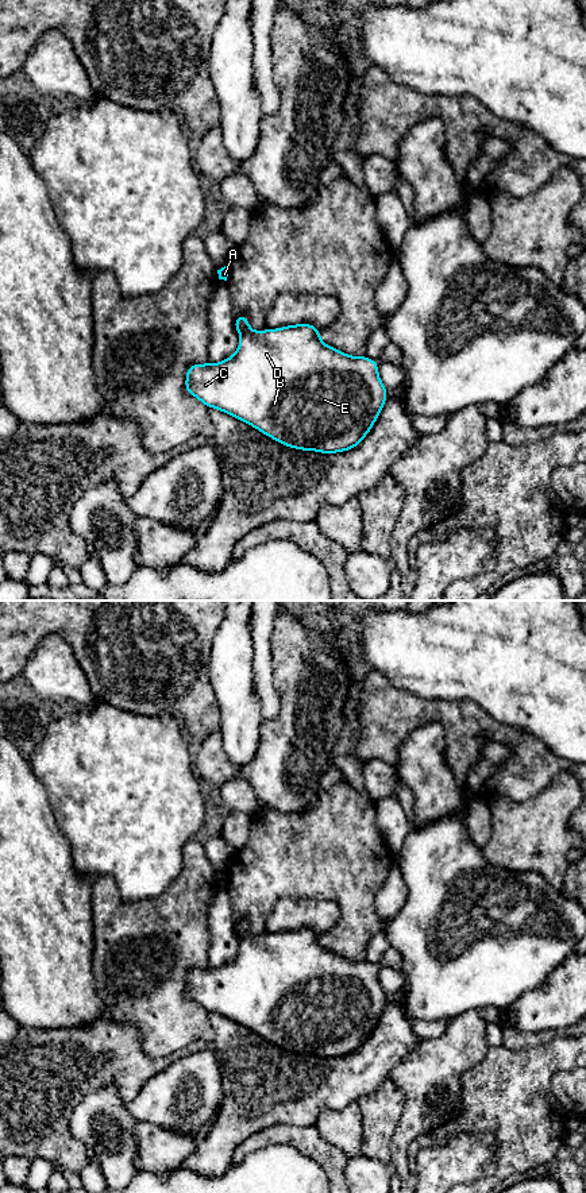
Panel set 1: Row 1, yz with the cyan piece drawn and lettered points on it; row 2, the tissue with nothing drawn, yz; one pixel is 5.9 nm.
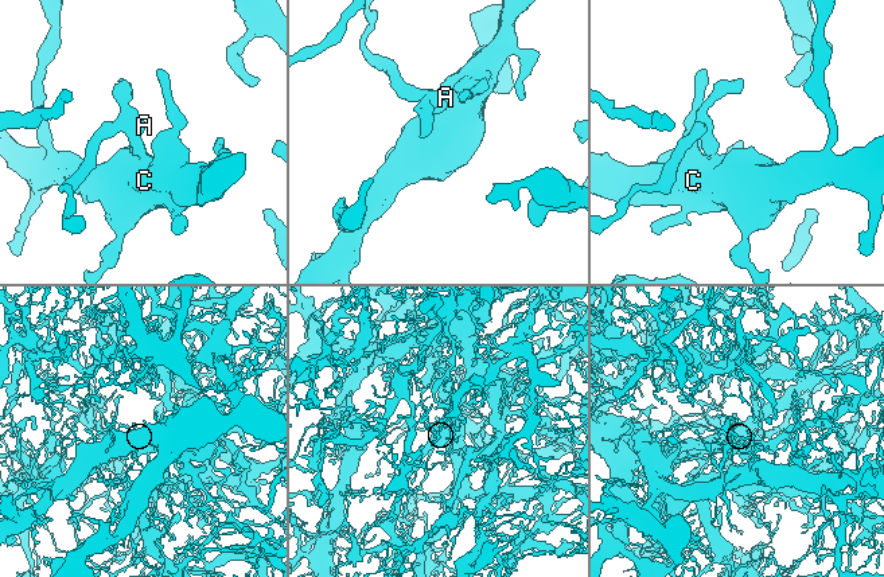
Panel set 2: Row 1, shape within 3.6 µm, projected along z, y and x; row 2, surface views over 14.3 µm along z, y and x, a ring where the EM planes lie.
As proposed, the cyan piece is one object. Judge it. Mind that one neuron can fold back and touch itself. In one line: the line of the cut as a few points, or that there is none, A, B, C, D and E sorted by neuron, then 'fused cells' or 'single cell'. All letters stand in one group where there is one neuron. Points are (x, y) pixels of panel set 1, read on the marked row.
no cut | A B C D E | single cell

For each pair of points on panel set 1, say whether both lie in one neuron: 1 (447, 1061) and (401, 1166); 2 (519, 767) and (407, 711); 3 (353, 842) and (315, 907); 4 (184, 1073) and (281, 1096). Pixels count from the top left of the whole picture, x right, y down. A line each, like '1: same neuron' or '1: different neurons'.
1: same neuron
2: same neuron
3: different neurons
4: different neurons

